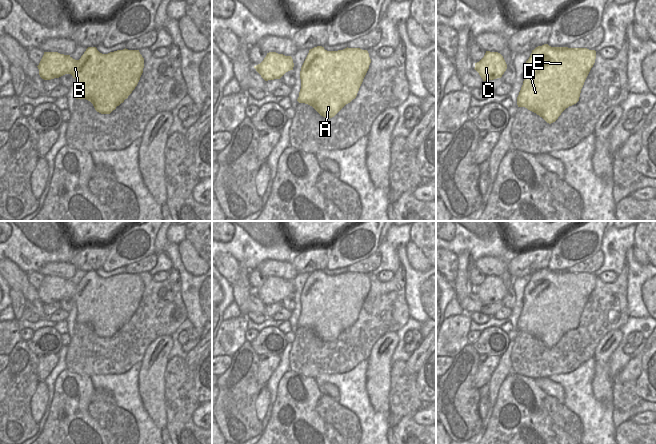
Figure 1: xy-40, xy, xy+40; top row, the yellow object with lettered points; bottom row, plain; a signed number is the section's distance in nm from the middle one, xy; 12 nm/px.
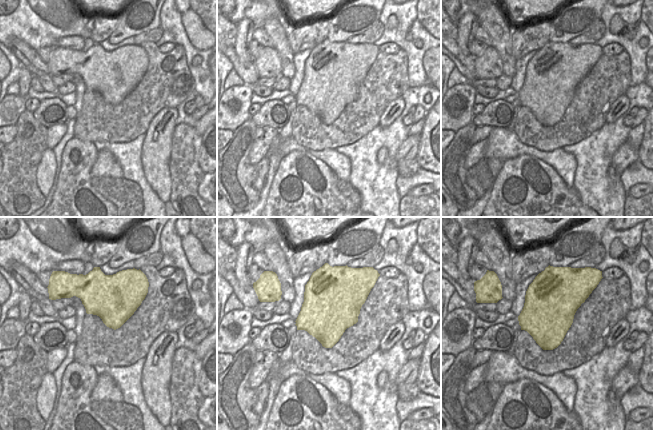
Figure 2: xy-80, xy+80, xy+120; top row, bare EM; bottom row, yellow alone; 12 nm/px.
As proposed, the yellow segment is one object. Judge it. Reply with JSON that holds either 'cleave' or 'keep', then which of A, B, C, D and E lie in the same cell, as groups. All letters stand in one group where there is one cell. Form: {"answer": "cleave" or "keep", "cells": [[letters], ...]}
{"answer": "keep", "cells": [["A", "B", "C", "D", "E"]]}

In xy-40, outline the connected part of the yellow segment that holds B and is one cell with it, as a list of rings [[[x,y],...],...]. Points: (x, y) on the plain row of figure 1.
[[[88,271],[79,284],[58,276],[44,276],[37,290],[44,304],[71,298],[77,305],[76,323],[90,325],[101,338],[110,338],[132,317],[143,297],[139,274],[100,277]]]

